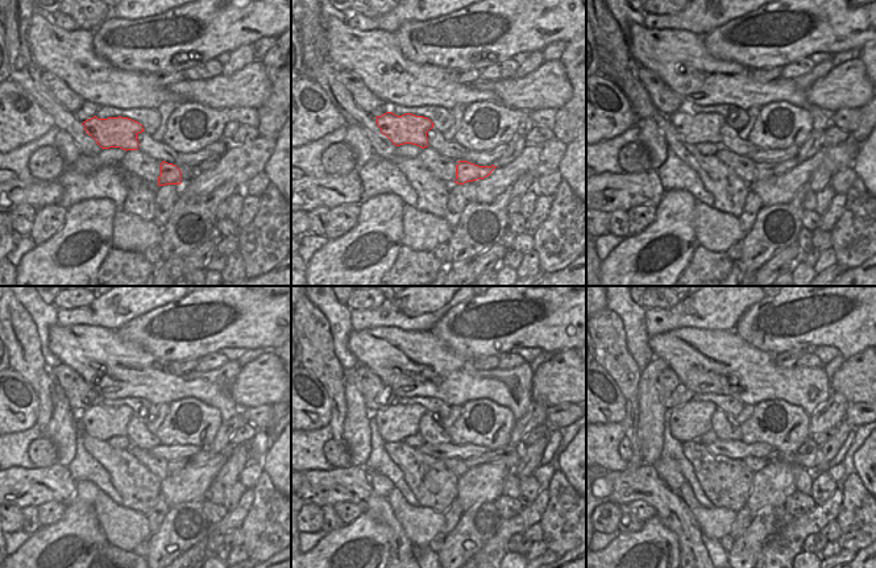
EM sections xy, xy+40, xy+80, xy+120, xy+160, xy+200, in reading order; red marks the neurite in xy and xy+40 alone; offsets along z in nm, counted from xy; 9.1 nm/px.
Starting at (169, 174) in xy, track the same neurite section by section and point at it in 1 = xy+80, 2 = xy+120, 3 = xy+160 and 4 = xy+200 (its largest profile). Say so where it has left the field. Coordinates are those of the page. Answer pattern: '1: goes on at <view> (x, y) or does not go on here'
1: goes on at xy+80 (762, 170)
2: goes on at xy+120 (204, 454)
3: goes on at xy+160 (497, 455)
4: goes on at xy+200 (772, 457)

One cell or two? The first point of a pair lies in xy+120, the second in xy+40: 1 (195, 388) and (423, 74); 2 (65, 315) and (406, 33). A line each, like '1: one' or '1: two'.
1: one
2: two

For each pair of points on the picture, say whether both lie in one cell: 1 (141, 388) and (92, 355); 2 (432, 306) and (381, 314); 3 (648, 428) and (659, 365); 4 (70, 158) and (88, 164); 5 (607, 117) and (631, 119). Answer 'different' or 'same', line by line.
1: same
2: same
3: same
4: different
5: same

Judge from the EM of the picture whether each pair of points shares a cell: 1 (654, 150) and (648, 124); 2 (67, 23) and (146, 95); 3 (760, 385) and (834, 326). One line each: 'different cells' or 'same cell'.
1: same cell
2: different cells
3: different cells

